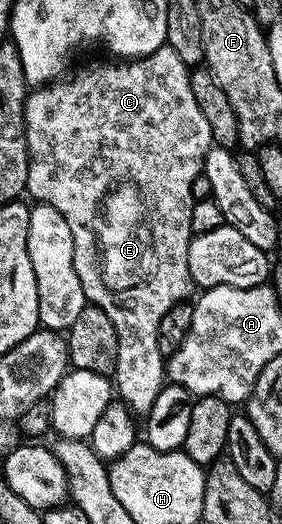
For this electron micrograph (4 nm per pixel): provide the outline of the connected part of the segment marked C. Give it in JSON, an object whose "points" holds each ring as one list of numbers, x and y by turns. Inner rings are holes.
{"points":[[163,45,142,59,110,62,114,63,106,63,103,67,90,67,87,71,76,72,77,70,75,70,69,77,63,77,49,85,39,86,27,94,26,148,30,160,28,161,26,191,28,195,31,195,31,200,52,205,52,209,56,209,60,213,60,217,64,217,64,221,68,221,68,229,72,229,76,277,80,277,80,285,84,285,86,302,104,309,104,313,108,313,108,317,112,317,112,325,116,325,118,364,112,379,116,384,117,394,118,391,122,394,119,395,121,402,125,403,135,416,145,417,149,415,156,397,162,392,164,386,164,357,160,353,160,345,158,344,160,317,164,317,164,313,168,313,168,309,172,309,172,305,183,302,189,296,186,294,189,293,190,287,192,288,192,280,188,273,188,245,192,238,190,226,192,225,192,205,195,202,192,197,192,183,194,178,203,174,206,152,210,150,212,140,208,121,204,121,204,113,200,113,200,105,196,105,196,97,192,97,191,68,187,67,184,61,180,61,180,53,176,53,168,45],[116,177,134,177,134,179,120,179,120,183,108,183,108,179,116,179],[90,225,152,225,154,233,156,233,156,249,158,249,158,259,160,259,160,281,152,283,148,287,132,287,132,291,128,291,128,293,118,293,118,295,108,293,94,273,94,239,90,233]]}

